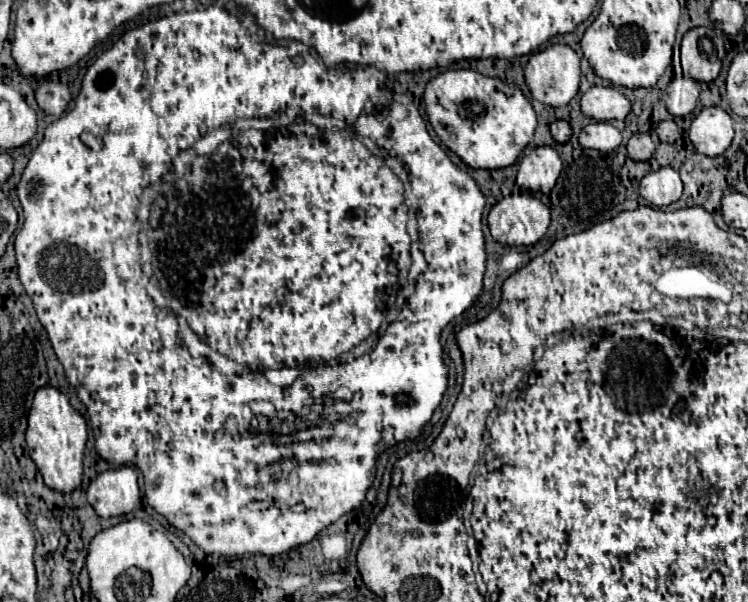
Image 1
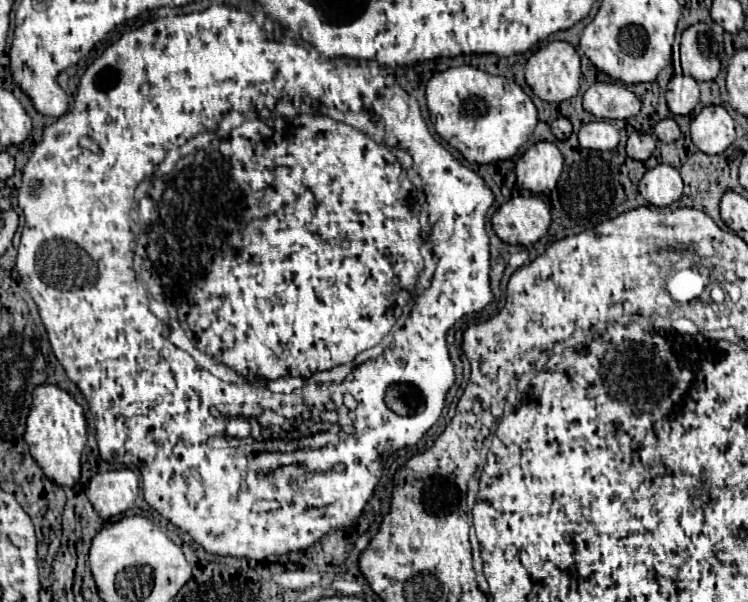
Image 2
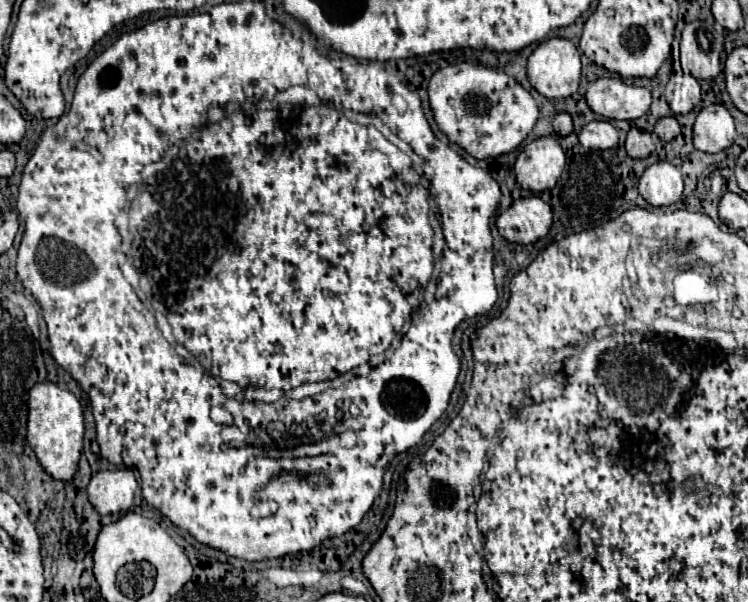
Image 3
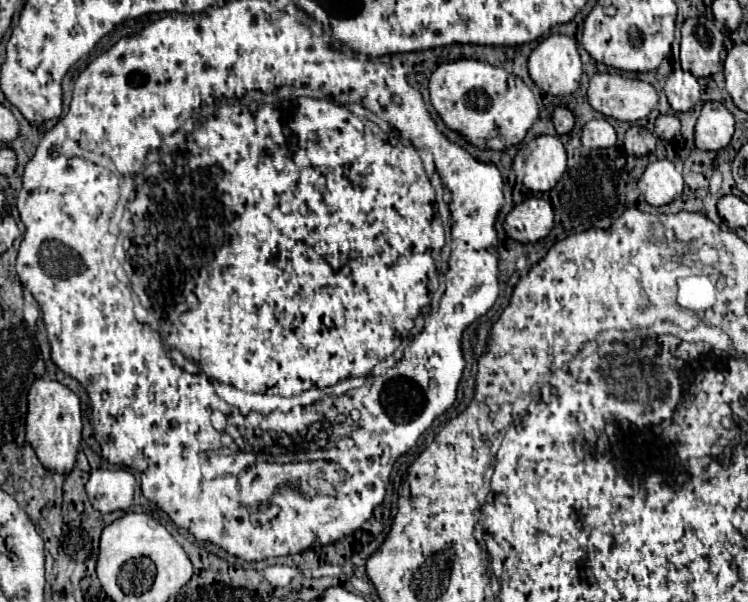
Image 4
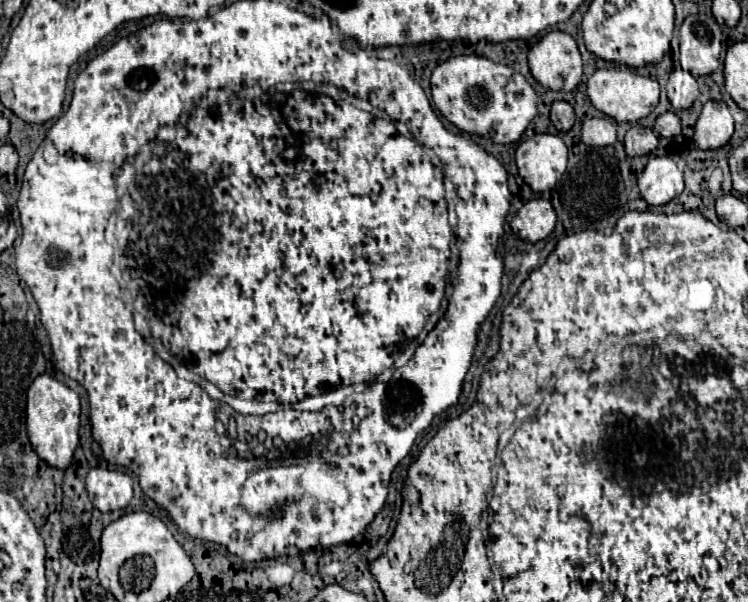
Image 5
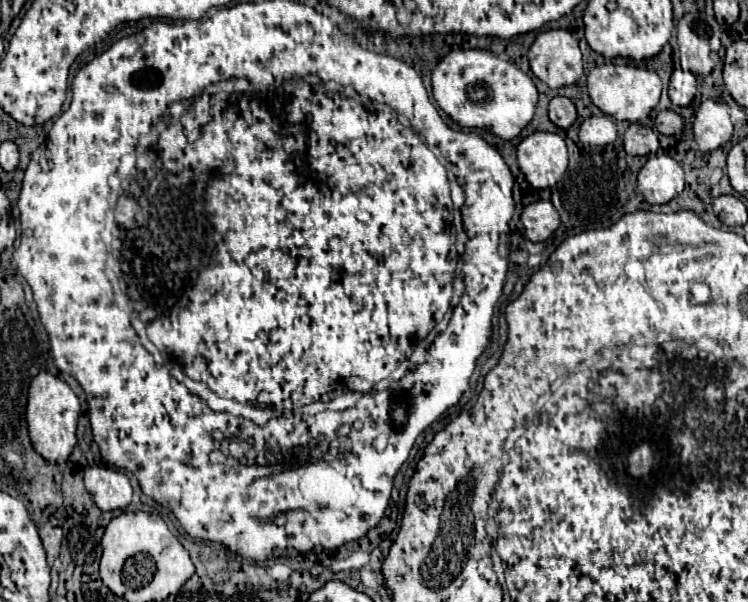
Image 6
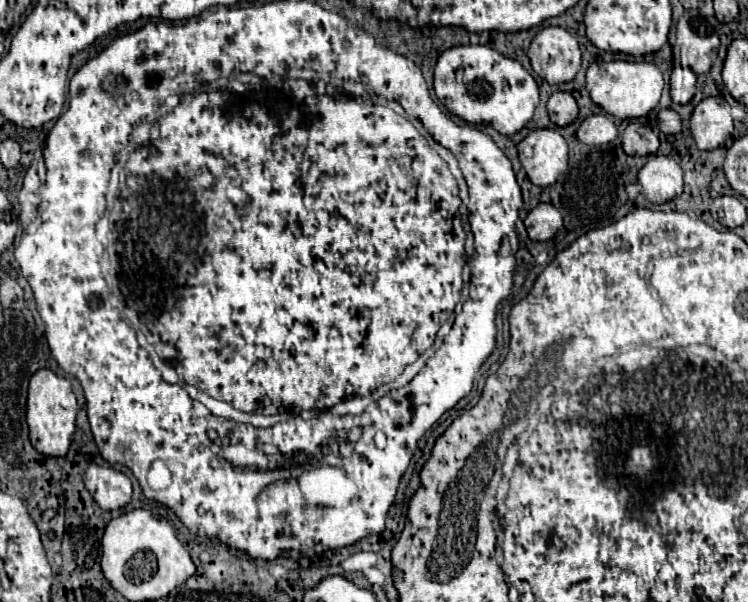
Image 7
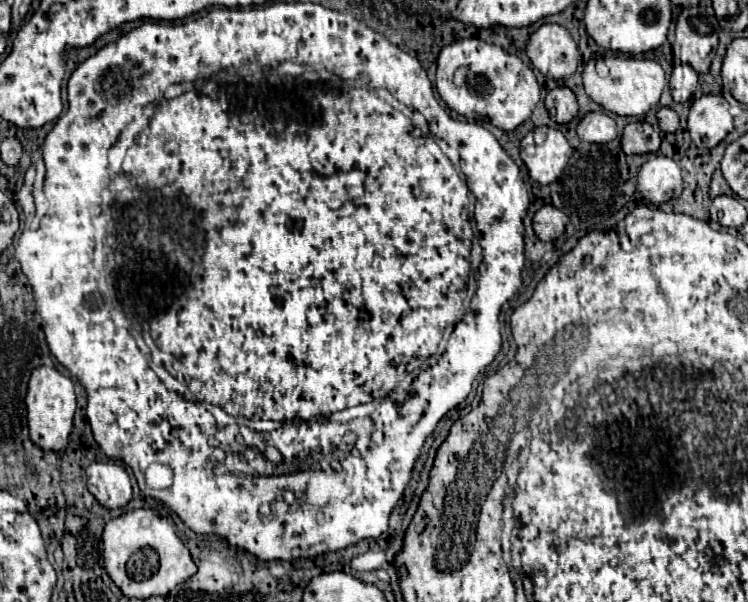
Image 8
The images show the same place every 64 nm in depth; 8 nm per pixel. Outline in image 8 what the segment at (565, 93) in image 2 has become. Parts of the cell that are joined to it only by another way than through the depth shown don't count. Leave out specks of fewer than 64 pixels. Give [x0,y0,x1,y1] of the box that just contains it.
[526,24,578,80]

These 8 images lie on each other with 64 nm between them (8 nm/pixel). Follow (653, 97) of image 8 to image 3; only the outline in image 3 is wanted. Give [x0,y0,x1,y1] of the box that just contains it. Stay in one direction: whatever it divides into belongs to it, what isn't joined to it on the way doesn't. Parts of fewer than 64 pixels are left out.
[586,78,652,120]

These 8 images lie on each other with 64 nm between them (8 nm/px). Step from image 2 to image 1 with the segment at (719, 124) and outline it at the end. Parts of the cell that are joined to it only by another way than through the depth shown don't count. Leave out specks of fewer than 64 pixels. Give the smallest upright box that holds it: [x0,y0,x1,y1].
[690,108,732,156]

